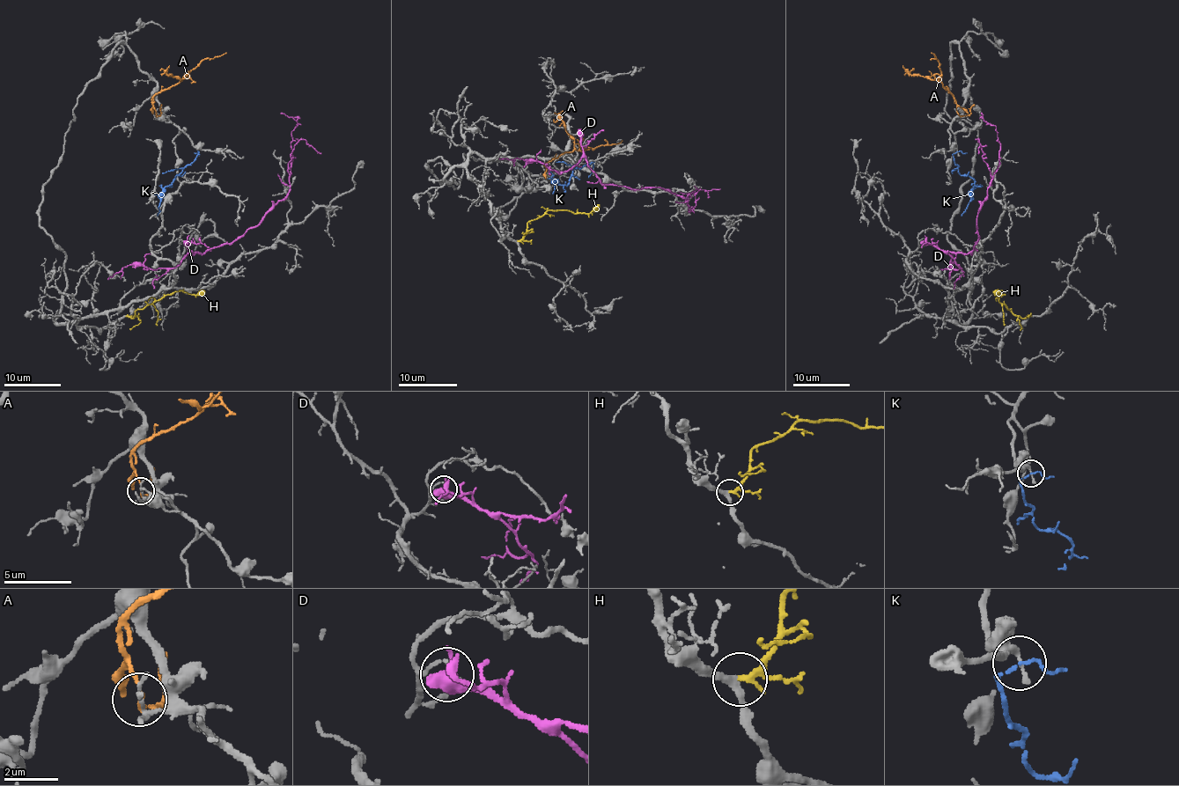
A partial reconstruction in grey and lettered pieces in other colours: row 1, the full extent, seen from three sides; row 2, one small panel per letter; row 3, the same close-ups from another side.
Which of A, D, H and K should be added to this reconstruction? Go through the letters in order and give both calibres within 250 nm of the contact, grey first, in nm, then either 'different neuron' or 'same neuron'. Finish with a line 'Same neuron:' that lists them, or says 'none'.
A: 140/110 nm | different neuron
D: 90/500 nm | different neuron
H: 280/190 nm | same neuron
K: 220/90 nm | different neuron
Same neuron: H

